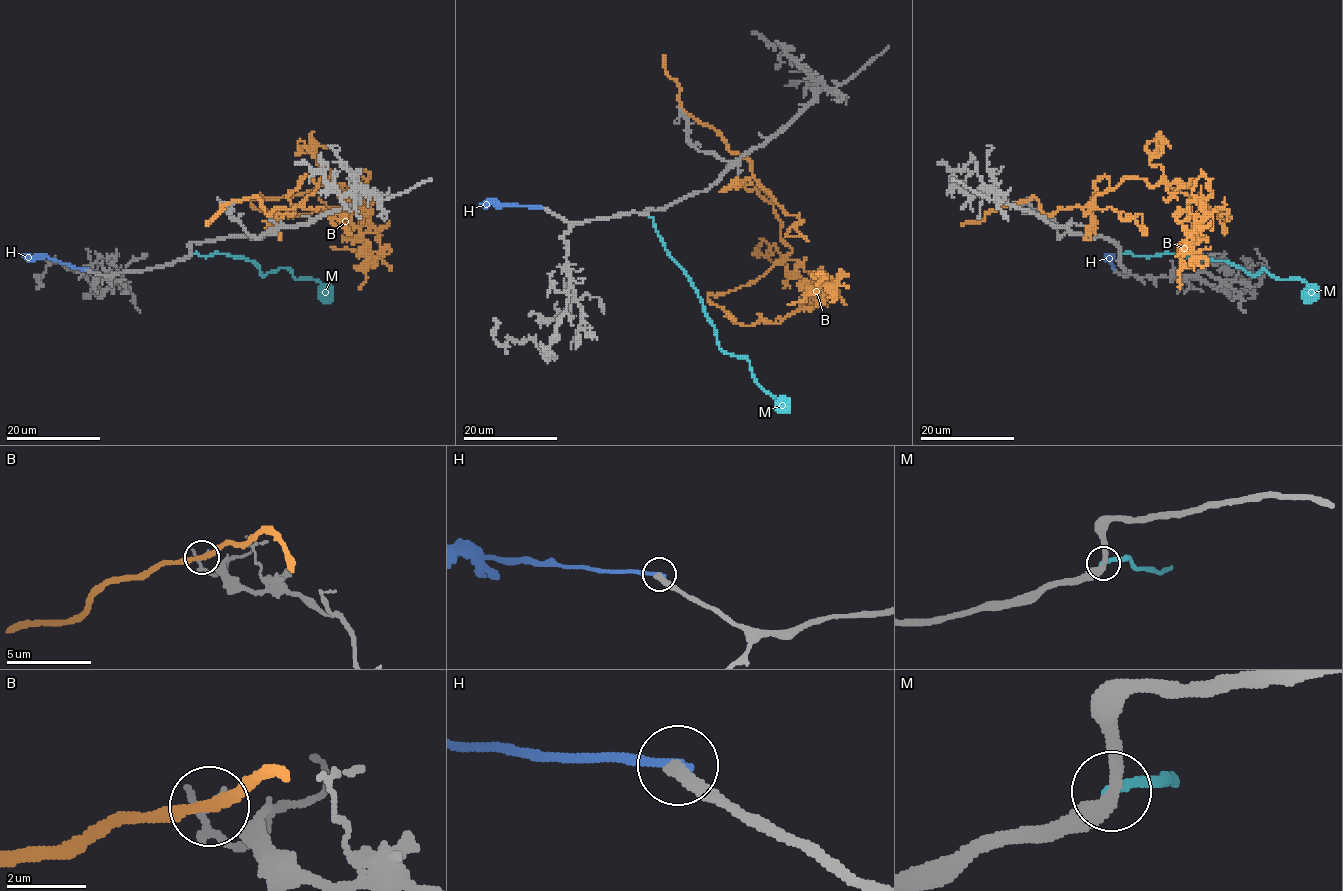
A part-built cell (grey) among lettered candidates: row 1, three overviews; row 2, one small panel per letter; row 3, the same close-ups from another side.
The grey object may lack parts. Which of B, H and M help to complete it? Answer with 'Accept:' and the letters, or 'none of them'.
Accept: none of them

